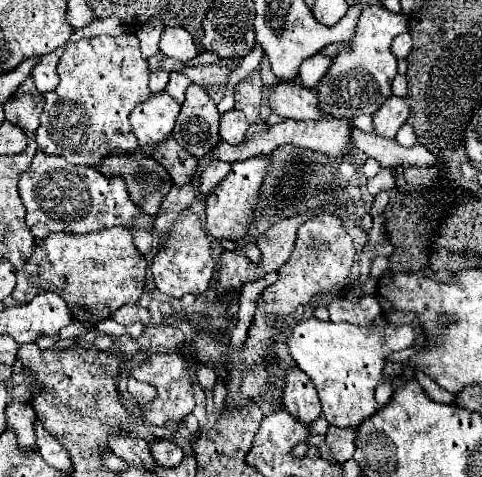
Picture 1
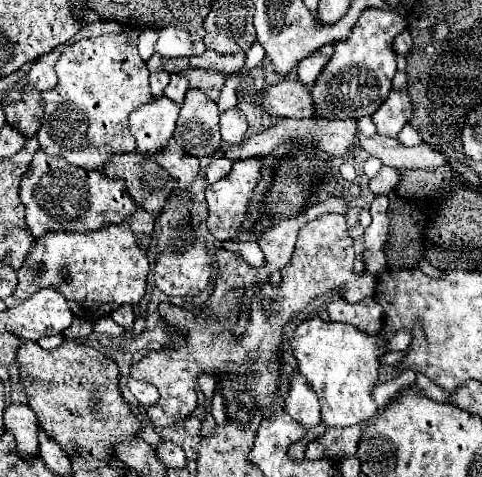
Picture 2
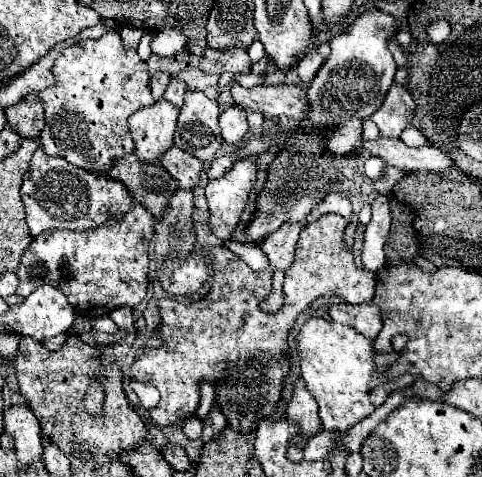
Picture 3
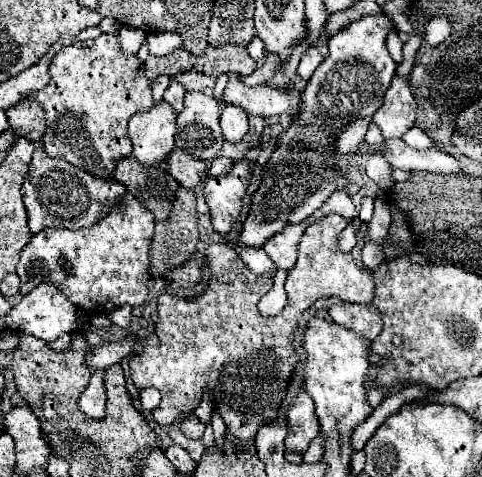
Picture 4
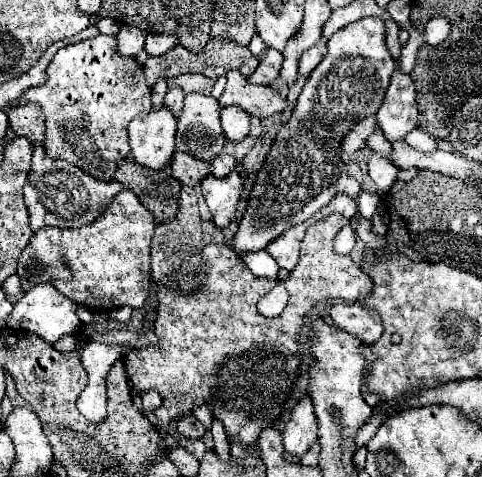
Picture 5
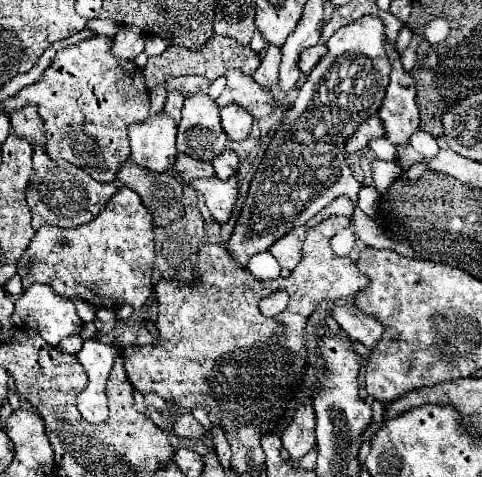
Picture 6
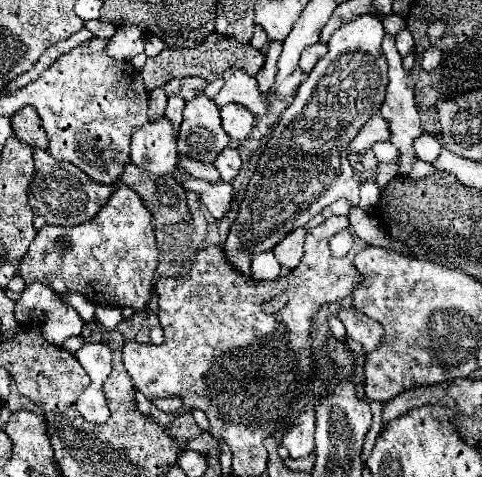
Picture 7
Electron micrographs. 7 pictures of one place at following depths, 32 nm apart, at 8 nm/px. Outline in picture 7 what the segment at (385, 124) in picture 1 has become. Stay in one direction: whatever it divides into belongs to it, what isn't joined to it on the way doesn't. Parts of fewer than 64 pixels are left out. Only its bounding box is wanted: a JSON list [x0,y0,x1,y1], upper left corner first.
[380,34,422,152]

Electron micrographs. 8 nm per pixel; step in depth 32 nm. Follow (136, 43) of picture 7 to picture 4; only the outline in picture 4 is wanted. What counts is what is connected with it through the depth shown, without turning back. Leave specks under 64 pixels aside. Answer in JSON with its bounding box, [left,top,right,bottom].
[120,26,146,54]

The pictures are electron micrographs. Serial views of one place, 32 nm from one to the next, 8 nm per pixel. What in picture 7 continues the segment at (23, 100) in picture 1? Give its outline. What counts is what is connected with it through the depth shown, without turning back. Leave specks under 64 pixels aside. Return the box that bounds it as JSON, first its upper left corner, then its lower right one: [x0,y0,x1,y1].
[12,106,48,148]

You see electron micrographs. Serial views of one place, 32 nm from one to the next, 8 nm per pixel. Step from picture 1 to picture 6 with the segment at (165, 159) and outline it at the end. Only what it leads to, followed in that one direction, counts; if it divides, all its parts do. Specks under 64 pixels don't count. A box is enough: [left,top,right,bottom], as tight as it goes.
[174,154,212,184]

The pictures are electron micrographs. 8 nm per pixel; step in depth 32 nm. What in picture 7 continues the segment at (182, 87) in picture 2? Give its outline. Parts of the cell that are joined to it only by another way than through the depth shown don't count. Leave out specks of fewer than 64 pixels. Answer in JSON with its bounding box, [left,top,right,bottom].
[166,94,184,130]

